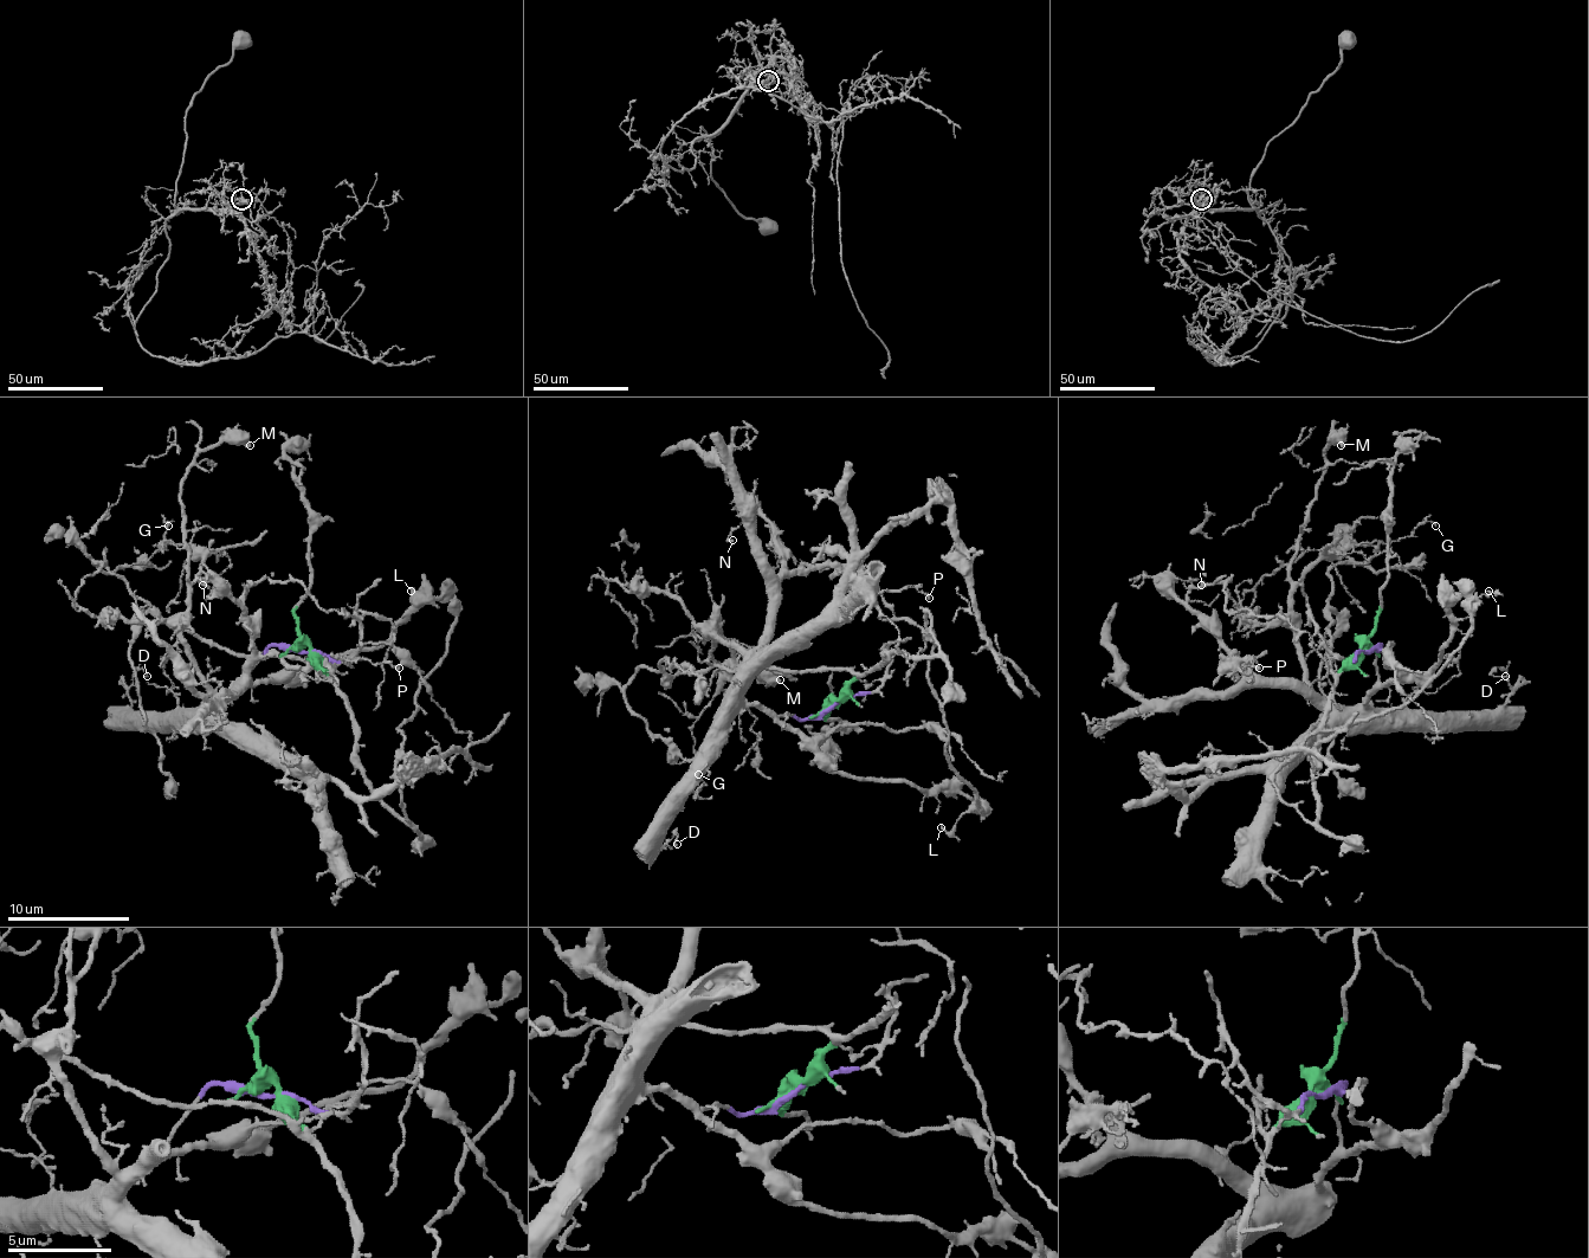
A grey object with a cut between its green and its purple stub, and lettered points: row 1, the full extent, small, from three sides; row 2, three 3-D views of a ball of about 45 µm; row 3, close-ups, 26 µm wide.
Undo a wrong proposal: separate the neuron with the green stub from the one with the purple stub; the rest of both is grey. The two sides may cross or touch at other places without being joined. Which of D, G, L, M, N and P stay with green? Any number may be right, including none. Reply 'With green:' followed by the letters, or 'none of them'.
With green: none of them

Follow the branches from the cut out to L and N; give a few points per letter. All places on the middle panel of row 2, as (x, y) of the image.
L: (832, 708), (802, 720), (777, 717), (839, 772), (963, 793), (973, 805), (948, 833), (942, 826)
N: (832, 708), (802, 720), (775, 717), (741, 696), (741, 662), (760, 644), (781, 541), (756, 513), (732, 541)

